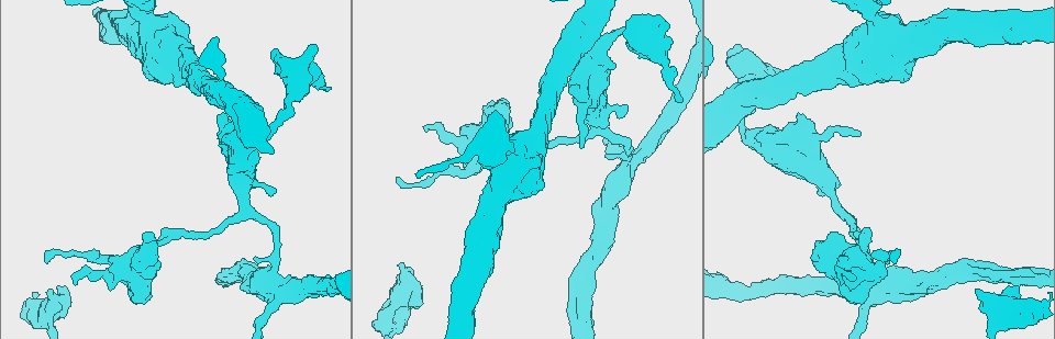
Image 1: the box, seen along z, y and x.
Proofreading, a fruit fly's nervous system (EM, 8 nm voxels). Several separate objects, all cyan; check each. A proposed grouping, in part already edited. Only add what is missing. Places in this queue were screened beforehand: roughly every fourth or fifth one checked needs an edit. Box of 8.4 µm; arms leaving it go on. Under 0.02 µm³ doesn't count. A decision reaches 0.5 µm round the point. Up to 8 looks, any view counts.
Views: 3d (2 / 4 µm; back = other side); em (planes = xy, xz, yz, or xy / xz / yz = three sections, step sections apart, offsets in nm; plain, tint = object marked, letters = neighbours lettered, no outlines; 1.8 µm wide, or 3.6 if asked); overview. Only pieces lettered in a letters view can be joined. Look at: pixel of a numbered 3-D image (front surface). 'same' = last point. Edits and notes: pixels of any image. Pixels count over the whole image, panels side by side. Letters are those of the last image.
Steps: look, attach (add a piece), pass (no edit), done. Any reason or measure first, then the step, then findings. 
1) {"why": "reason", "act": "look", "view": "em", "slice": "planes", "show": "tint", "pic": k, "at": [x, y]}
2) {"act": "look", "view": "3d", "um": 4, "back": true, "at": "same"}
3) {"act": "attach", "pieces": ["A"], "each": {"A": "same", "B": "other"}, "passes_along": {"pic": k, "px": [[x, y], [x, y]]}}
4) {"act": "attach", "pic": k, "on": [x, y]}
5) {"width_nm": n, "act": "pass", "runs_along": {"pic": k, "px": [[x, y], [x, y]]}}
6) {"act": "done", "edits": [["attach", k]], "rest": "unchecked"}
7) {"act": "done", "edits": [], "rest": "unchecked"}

{"why": "thick turns thin", "act": "look", "view": "em", "slice": "planes", "show": "letters", "pic": 1, "at": [883, 260]}

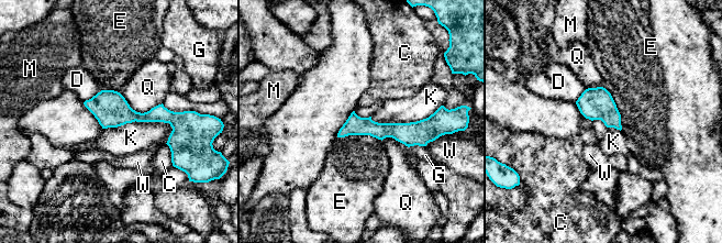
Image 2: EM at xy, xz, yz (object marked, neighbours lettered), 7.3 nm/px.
{"act": "pass", "each": {"C": "other", "D": "other", "E": "other", "G": "other", "K": "other", "M": "other", "Q": "other", "W": "other"}, "found": "no lettered piece goes on from it"}

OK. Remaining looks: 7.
{"why": "calibre changes", "act": "look", "view": "em", "um": 3.6, "slice": "planes", "show": "tint", "pic": 1, "at": [625, 165]}

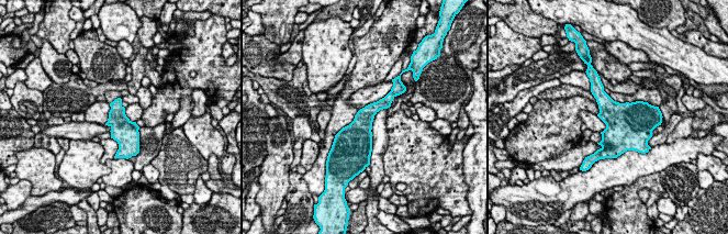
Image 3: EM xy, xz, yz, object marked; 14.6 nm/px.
{"act": "look", "view": "em", "um": 3.6, "slice": "planes", "show": "letters", "at": "same"}

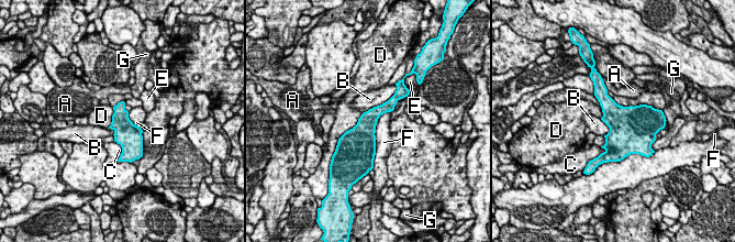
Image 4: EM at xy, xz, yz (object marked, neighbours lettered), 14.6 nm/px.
{"width_nm": 320, "act": "pass", "each": {"A": "other", "B": "other", "C": "other", "D": "other", "E": "other", "F": "other", "G": "other"}, "found": "no lettered piece goes on from it"}

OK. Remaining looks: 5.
{"why": "branch stops here", "act": "look", "view": "em", "slice": "planes", "show": "letters", "pic": 1, "at": [400, 264]}

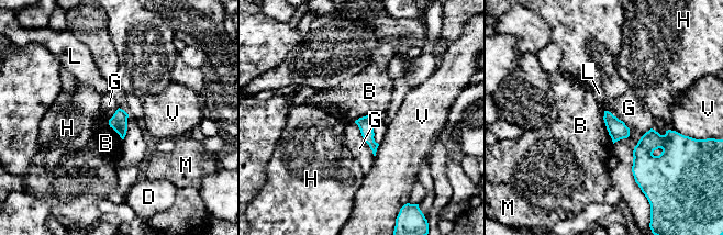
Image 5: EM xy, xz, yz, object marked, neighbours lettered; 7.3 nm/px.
{"longest_contact_nm": ["G", 460], "act": "pass", "each": {"B": "other", "D": "other", "G": "other", "H": "other", "L": "other", "M": "other", "V": "other"}, "found": "no lettered piece goes on from it"}

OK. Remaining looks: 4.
{"act": "done", "edits": [], "rest": "unchecked"}

